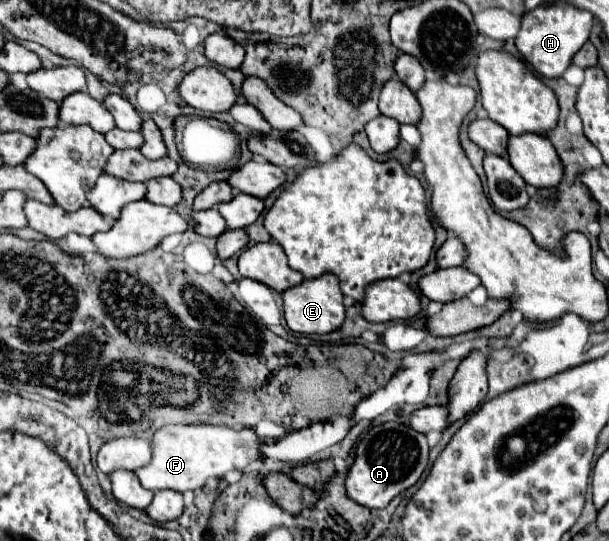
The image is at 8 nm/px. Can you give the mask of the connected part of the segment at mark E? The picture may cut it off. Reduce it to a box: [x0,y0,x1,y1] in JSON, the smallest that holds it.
[281,273,345,333]

